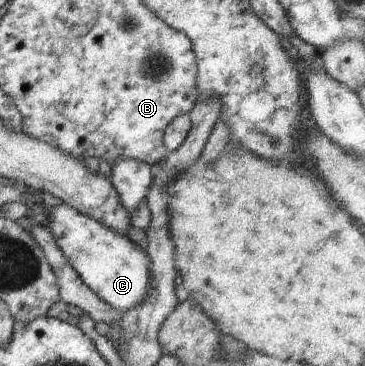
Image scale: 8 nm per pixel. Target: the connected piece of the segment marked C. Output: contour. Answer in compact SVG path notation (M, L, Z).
M53 203L50 211L48 230L81 281L97 294L99 300L107 302L119 314L135 308L149 292L151 282L151 260L146 250L139 248L127 235L111 230L109 226L77 212L67 204Z

